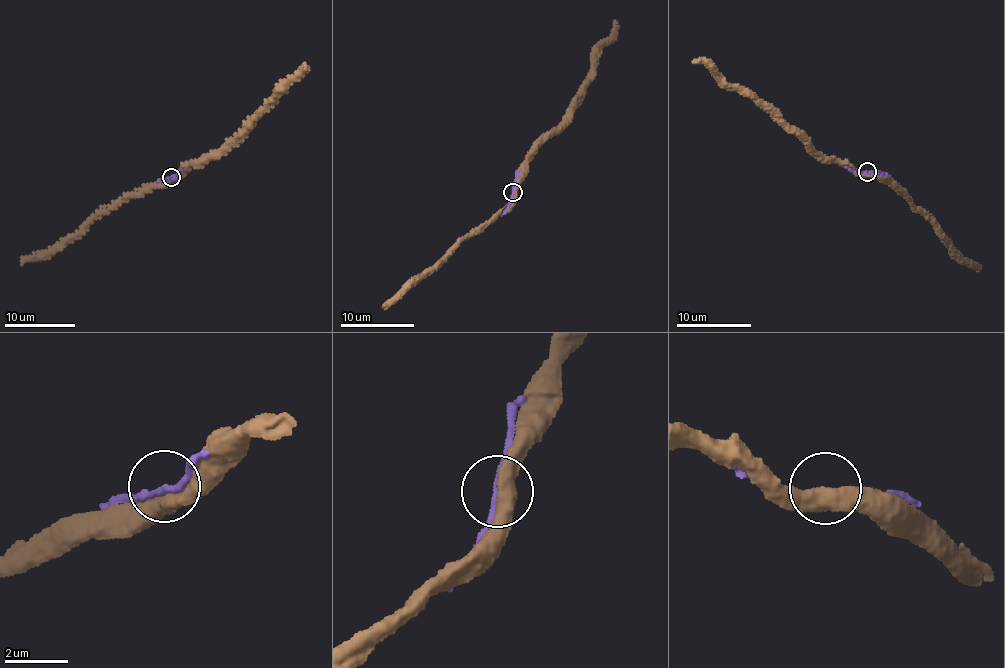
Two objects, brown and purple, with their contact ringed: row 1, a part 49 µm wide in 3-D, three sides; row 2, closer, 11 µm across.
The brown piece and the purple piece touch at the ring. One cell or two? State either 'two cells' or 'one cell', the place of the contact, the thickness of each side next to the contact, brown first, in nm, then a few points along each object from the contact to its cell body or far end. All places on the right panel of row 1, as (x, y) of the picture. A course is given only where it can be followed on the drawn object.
one cell; place (867, 171); calibres 500 and 180 nm; course brown (868, 173), (855, 172), (822, 160), (803, 135), (774, 117), (750, 95), (725, 88), (703, 63), (692, 63); course purple (867, 171), (855, 172), (845, 166)

